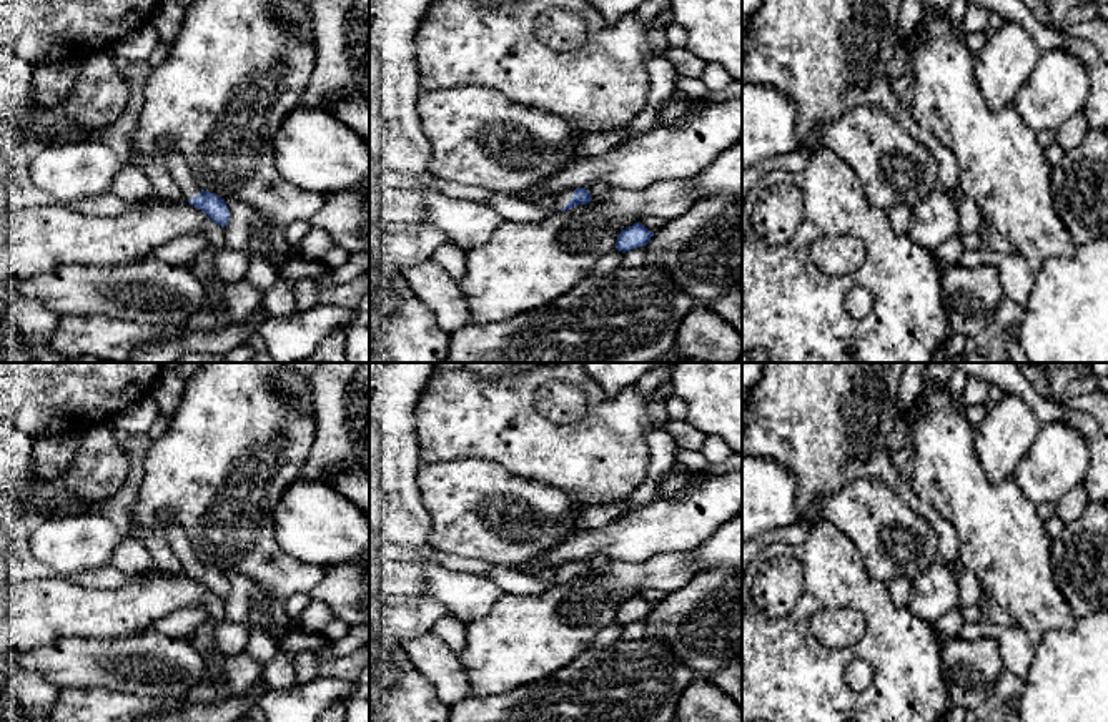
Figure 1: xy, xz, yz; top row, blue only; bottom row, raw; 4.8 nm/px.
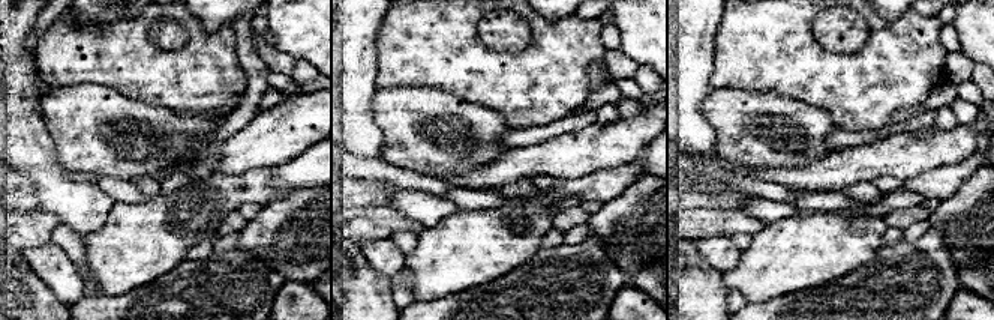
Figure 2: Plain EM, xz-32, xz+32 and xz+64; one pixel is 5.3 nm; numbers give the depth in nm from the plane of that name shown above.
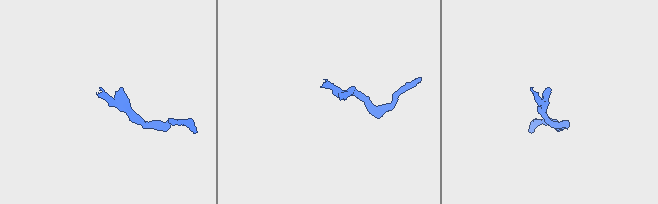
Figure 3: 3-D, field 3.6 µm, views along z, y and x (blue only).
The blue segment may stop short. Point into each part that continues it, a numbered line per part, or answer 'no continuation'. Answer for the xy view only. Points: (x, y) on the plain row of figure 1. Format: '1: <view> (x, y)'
1: xy (175, 534)

